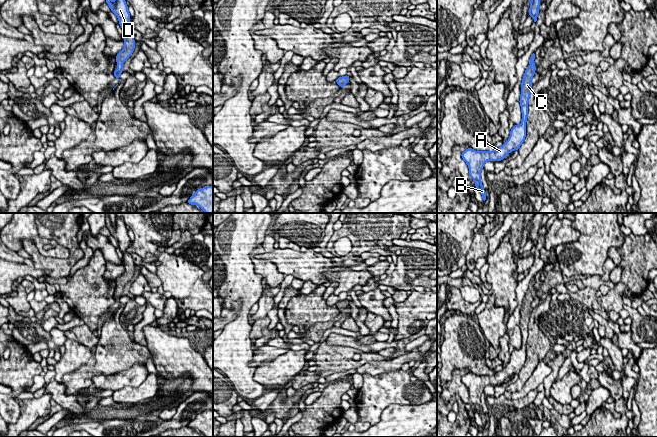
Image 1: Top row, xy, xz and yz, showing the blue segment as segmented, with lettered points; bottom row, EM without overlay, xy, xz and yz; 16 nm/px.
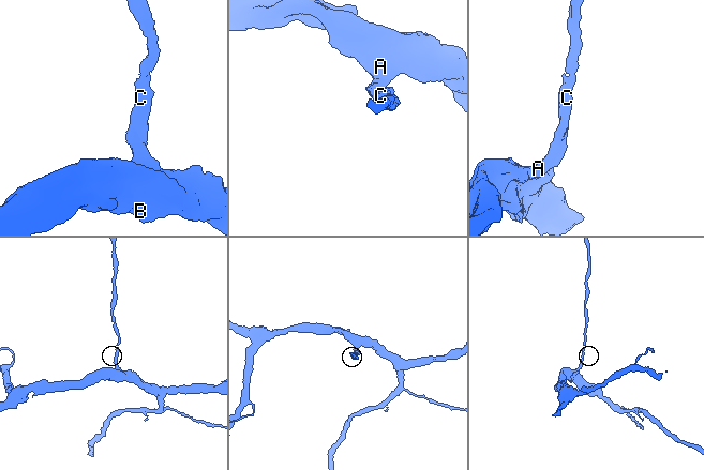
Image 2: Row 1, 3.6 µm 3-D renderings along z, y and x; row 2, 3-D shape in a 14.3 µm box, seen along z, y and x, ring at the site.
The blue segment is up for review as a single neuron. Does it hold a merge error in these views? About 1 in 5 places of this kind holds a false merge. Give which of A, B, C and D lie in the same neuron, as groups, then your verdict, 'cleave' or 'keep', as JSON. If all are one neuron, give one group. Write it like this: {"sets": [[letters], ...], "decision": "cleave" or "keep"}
{"sets": [["A", "B", "C", "D"]], "decision": "keep"}

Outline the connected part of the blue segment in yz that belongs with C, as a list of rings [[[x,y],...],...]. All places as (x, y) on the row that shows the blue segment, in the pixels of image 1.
[[[533,53],[530,58],[530,63],[533,68],[527,67],[523,76],[521,84],[521,96],[520,105],[522,112],[522,120],[520,125],[514,125],[510,131],[509,139],[499,148],[493,151],[475,151],[472,148],[468,148],[463,151],[461,157],[467,163],[469,167],[469,175],[474,180],[476,188],[480,191],[483,200],[486,200],[486,192],[483,189],[481,182],[481,170],[484,167],[486,161],[501,161],[507,154],[514,150],[518,150],[526,137],[526,121],[528,115],[528,101],[530,98],[532,83],[531,80],[536,71],[536,65],[534,64],[535,54]]]

